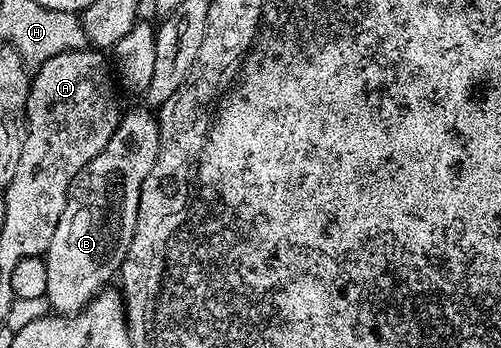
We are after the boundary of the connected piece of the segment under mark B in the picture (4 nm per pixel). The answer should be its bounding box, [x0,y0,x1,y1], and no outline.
[43,106,160,315]

